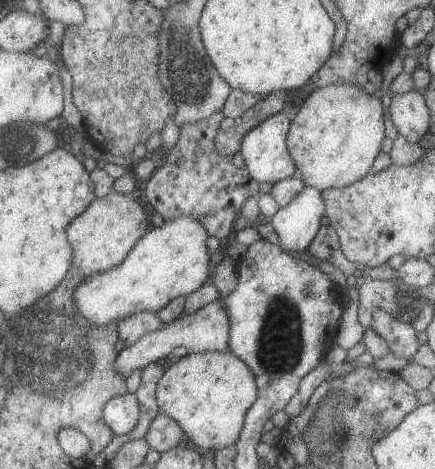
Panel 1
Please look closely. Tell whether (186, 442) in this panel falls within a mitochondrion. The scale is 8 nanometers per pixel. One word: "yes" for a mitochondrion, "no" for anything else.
no

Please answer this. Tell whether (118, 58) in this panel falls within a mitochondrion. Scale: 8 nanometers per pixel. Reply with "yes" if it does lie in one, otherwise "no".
no

